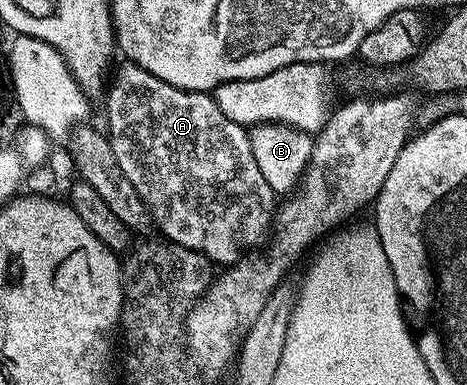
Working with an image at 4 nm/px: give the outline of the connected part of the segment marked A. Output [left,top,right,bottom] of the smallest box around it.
[105,60,277,265]

